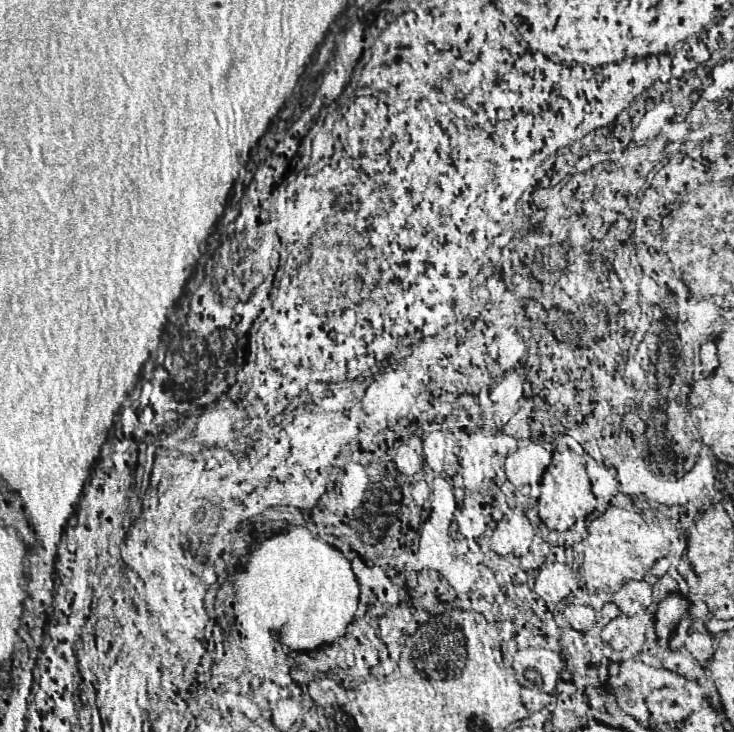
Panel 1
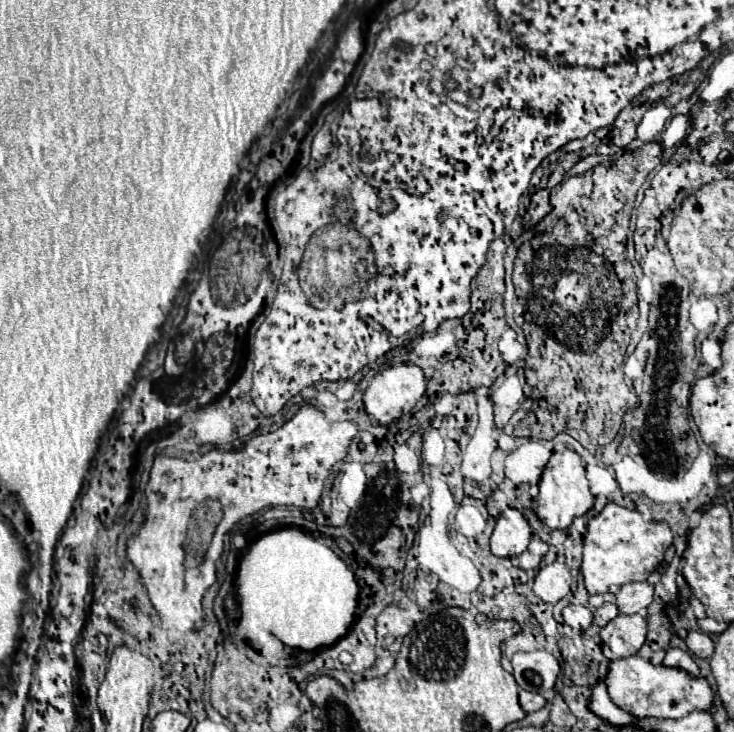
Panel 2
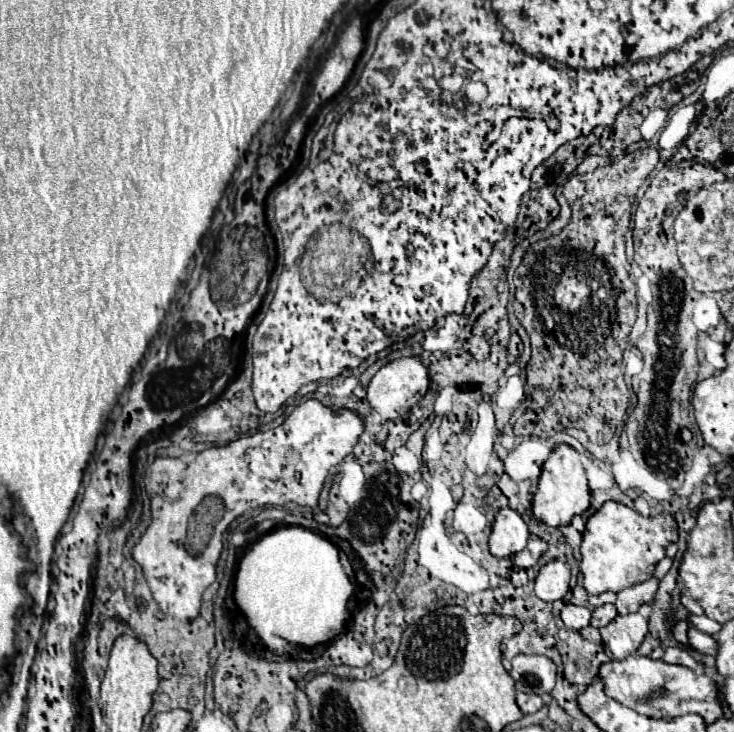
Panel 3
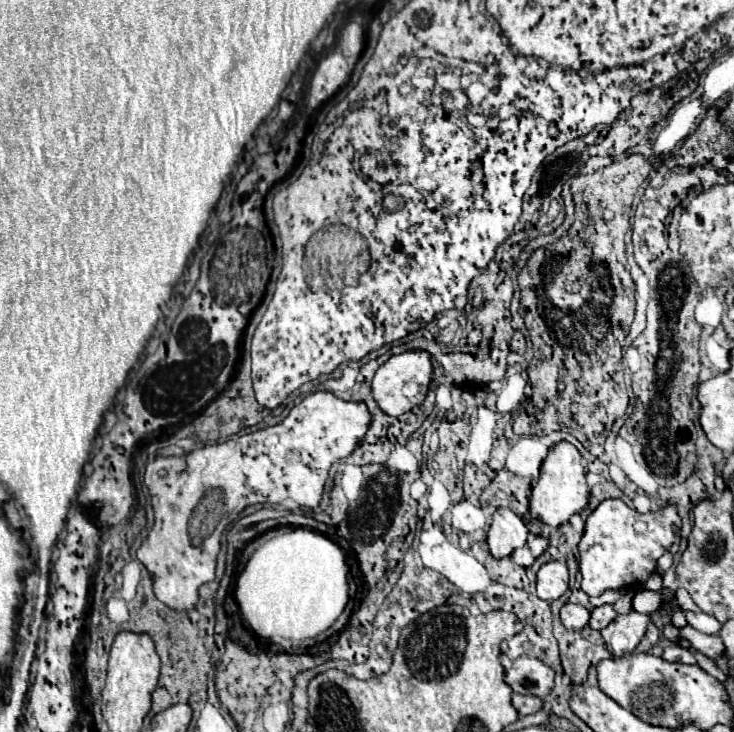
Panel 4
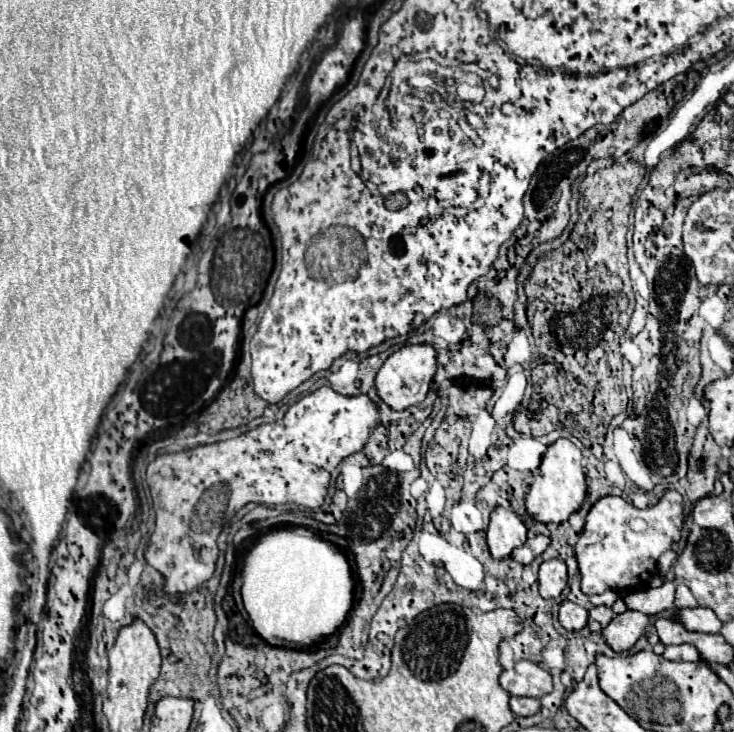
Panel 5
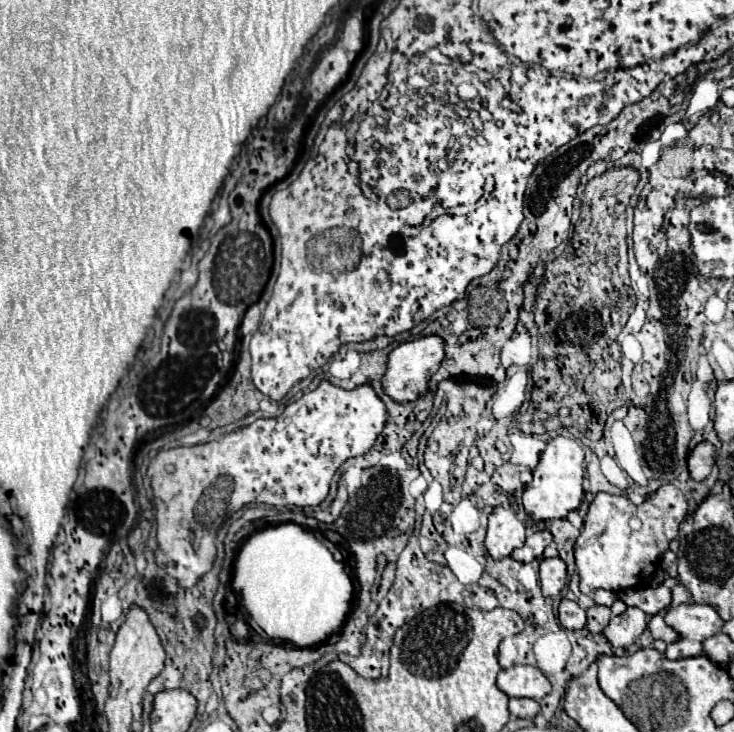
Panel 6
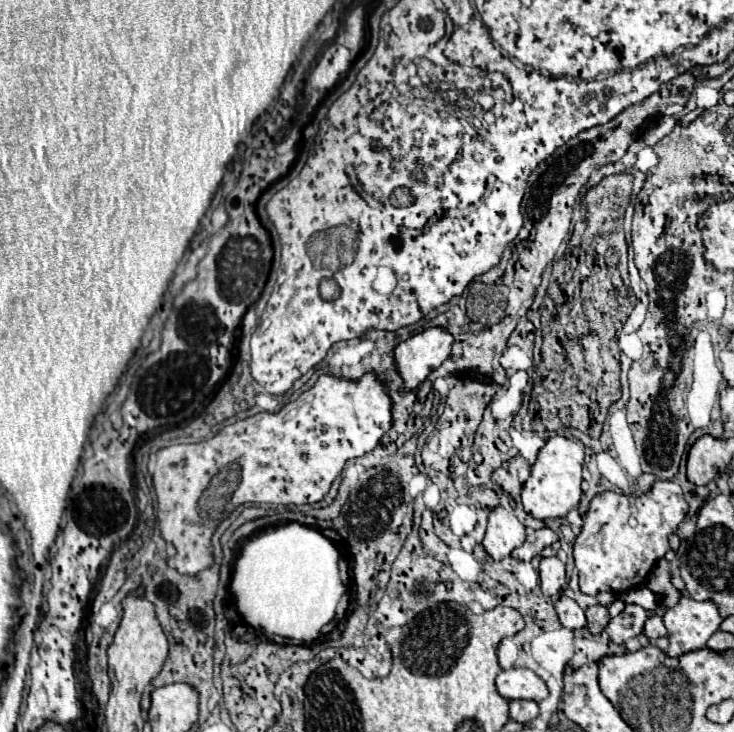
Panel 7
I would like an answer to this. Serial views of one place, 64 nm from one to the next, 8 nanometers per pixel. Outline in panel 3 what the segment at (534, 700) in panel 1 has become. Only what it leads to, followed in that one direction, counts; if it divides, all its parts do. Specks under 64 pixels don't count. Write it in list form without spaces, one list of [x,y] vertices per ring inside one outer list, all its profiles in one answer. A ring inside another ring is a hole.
[[[524,692],[516,694],[516,704],[522,710],[522,714],[538,712],[544,706],[544,702],[542,702],[540,696],[536,696],[536,694],[524,694]]]

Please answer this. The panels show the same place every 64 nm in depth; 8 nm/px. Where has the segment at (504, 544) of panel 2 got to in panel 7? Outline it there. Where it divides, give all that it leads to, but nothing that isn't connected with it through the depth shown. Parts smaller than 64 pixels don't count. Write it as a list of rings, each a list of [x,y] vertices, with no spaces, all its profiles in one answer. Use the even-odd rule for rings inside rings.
[[[498,506],[488,516],[488,528],[486,528],[482,546],[498,562],[498,560],[510,556],[510,552],[514,548],[524,544],[524,540],[526,540],[524,532],[526,530],[520,524],[520,520],[510,510]]]

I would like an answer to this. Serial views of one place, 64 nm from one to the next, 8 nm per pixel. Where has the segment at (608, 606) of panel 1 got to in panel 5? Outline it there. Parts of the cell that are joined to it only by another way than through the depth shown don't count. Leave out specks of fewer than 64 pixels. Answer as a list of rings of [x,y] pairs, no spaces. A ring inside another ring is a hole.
[[[596,606],[590,610],[590,616],[588,616],[588,628],[590,632],[600,632],[608,626],[608,622],[612,620],[614,612],[608,608],[608,606]]]

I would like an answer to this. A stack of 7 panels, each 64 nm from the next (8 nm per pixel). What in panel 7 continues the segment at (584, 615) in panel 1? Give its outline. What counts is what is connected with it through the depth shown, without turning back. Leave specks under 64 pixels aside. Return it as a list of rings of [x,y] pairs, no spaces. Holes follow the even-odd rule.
[[[560,596],[554,604],[556,612],[558,612],[558,618],[560,618],[560,624],[570,628],[570,630],[580,630],[586,626],[586,616],[584,616],[584,610],[568,596]]]

